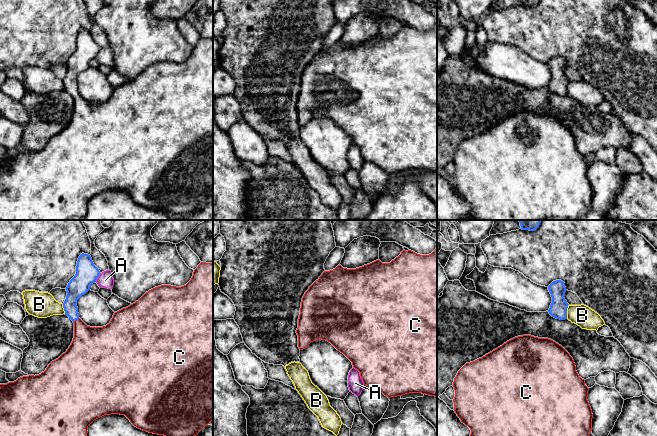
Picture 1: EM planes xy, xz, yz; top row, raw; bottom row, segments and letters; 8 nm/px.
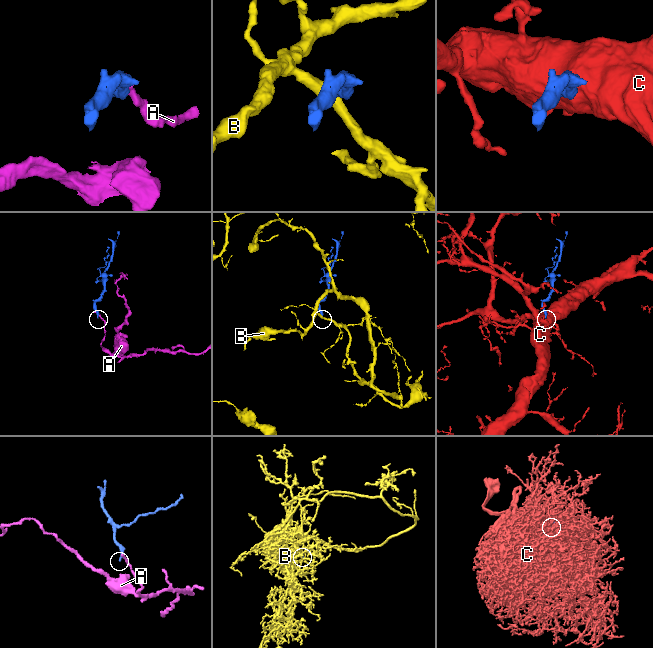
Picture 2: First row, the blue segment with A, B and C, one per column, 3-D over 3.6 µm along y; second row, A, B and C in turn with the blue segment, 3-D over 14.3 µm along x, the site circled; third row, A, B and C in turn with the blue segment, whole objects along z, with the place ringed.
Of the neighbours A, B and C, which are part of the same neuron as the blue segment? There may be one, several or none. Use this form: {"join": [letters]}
{"join": ["C"]}

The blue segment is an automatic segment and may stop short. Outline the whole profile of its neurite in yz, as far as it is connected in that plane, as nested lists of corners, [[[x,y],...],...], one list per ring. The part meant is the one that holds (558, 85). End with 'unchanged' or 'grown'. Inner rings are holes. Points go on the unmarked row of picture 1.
[[[561,56],[553,57],[548,62],[548,66],[552,73],[552,79],[548,86],[549,90],[556,95],[567,95],[567,84],[569,80],[564,74],[566,68],[565,59]]]; unchanged

